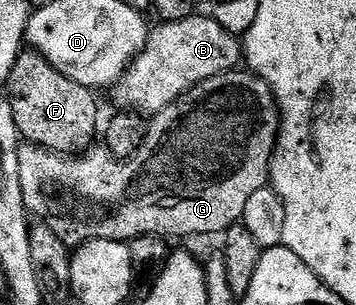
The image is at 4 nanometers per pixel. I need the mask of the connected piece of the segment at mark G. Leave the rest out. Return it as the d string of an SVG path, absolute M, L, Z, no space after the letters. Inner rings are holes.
M245 68L226 70L219 76L211 76L211 80L203 80L195 88L188 90L179 100L175 100L167 108L152 115L139 147L134 154L128 155L126 166L121 166L122 159L104 145L94 144L84 152L58 152L46 146L37 146L34 142L26 141L19 148L19 184L23 188L25 209L34 219L40 220L49 230L69 248L77 248L95 238L111 238L117 242L128 243L131 238L144 234L156 234L159 238L189 238L192 234L224 235L225 231L241 222L243 208L247 200L251 200L251 192L259 192L259 188L269 186L273 168L273 153L277 147L277 134L281 131L281 112L277 109L277 101L273 90L261 77Z

